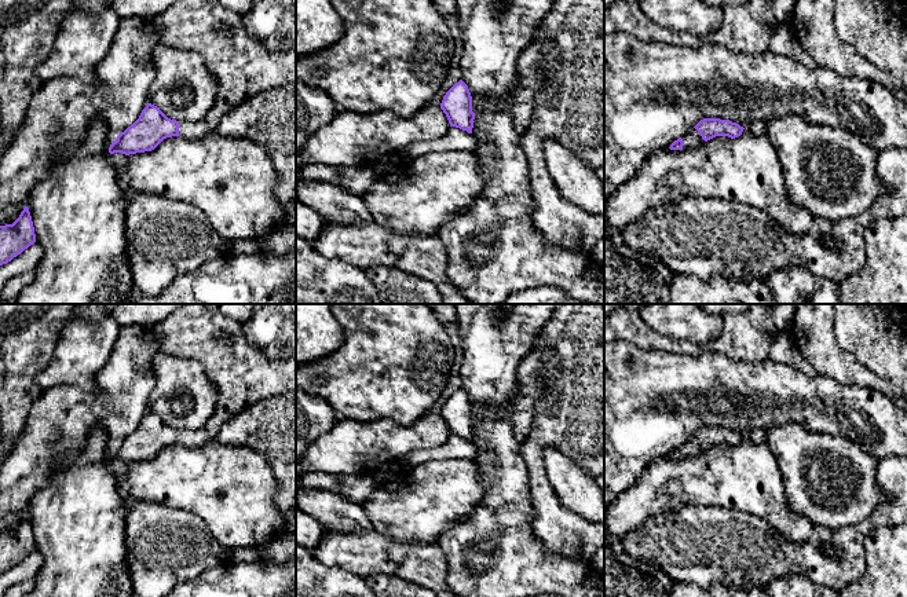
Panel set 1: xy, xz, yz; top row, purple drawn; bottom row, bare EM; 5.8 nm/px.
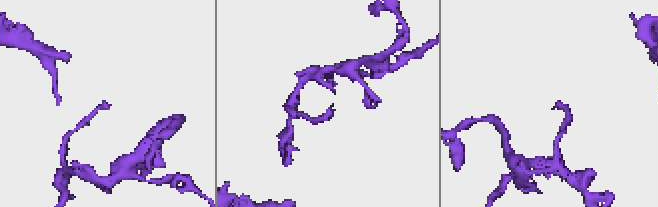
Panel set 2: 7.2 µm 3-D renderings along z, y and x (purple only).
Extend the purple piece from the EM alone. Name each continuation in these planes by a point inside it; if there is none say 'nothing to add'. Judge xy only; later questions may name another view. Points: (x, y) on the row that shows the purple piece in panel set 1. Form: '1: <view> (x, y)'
1: xy (242, 66)

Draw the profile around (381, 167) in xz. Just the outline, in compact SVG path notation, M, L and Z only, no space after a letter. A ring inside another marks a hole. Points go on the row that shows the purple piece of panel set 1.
M398 154L385 155L384 158L376 160L374 162L369 164L366 168L372 169L378 177L387 175L398 162Z

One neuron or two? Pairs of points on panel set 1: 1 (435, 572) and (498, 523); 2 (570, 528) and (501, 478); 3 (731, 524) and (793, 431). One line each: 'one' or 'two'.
1: two
2: two
3: two

